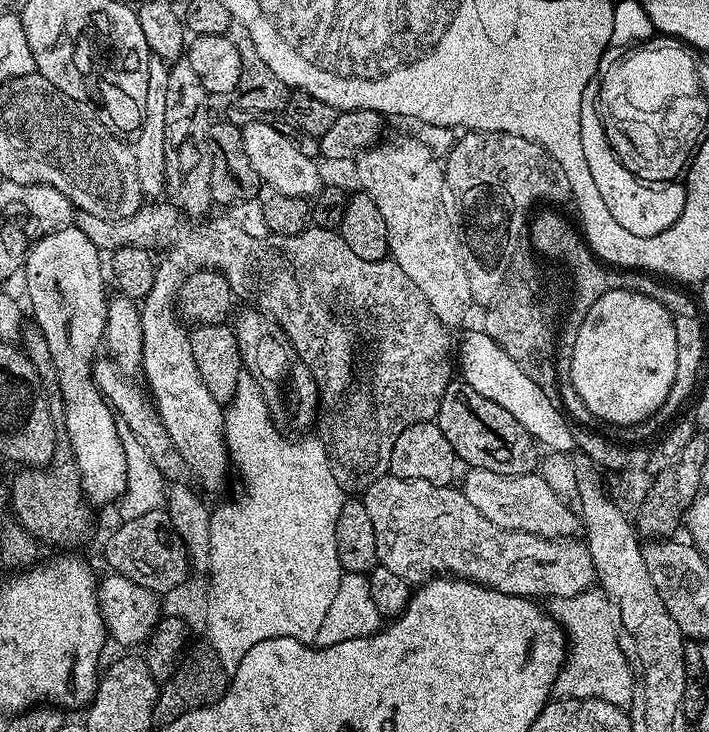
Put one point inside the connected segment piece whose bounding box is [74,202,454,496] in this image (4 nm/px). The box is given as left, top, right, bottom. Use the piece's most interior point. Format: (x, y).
(379, 355)

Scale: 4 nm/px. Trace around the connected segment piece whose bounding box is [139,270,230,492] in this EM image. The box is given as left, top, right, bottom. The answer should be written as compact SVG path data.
M157 271L150 294L146 294L140 309L140 329L142 330L142 376L148 379L147 391L150 399L160 416L162 426L166 426L166 434L170 434L170 442L182 454L185 469L200 479L199 487L208 492L216 492L228 480L230 476L230 461L228 459L228 447L224 441L224 408L221 401L215 400L206 390L202 378L198 374L198 366L194 362L194 356L190 354L190 342L188 341L189 329L182 323L178 315L178 280L175 280L168 272Z

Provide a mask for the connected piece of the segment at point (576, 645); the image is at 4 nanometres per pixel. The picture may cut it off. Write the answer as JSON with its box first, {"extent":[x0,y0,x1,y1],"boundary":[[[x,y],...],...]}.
{"extent":[546,586,636,706],"boundary":[[[599,586],[587,588],[582,594],[551,597],[546,610],[556,619],[568,638],[568,655],[556,679],[555,695],[570,700],[605,700],[621,706],[631,705],[636,680],[626,654],[622,654],[616,610]]]}

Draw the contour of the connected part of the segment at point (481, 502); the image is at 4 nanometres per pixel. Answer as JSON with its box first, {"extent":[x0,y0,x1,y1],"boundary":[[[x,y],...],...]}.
{"extent":[462,468,582,540],"boundary":[[[468,468],[465,473],[462,491],[466,502],[470,502],[470,506],[474,506],[478,514],[482,514],[482,518],[490,518],[494,526],[545,536],[547,540],[572,538],[581,531],[582,521],[579,515],[564,505],[562,498],[558,498],[558,494],[554,494],[554,490],[546,486],[539,474],[527,472],[521,476],[507,476],[481,468]]]}

